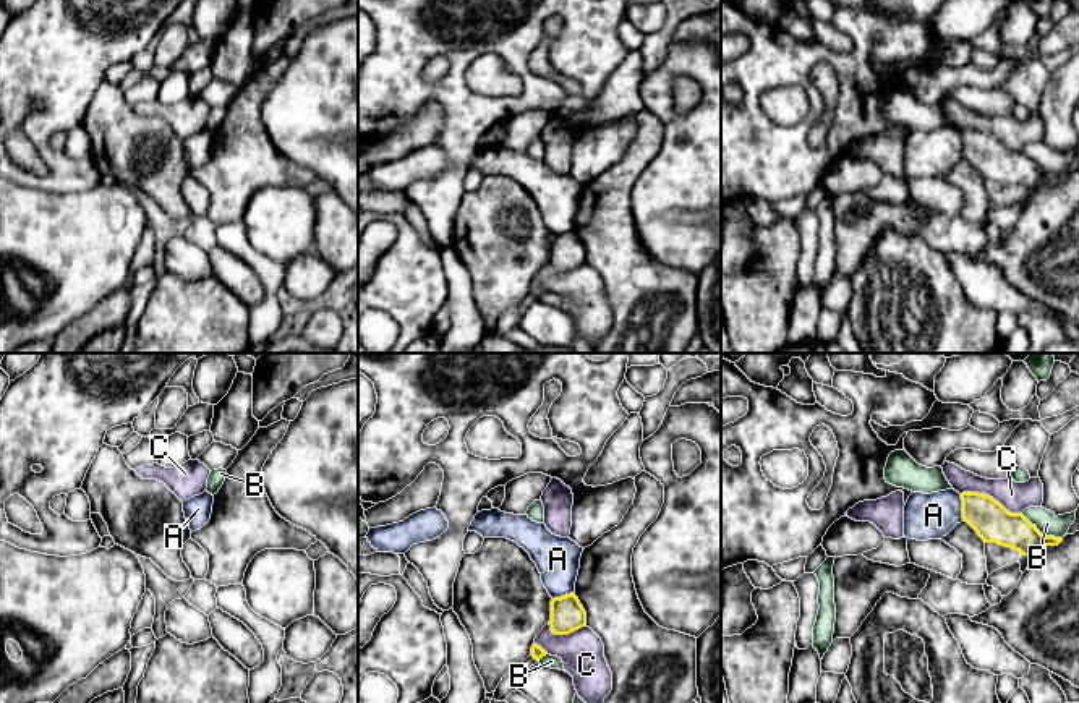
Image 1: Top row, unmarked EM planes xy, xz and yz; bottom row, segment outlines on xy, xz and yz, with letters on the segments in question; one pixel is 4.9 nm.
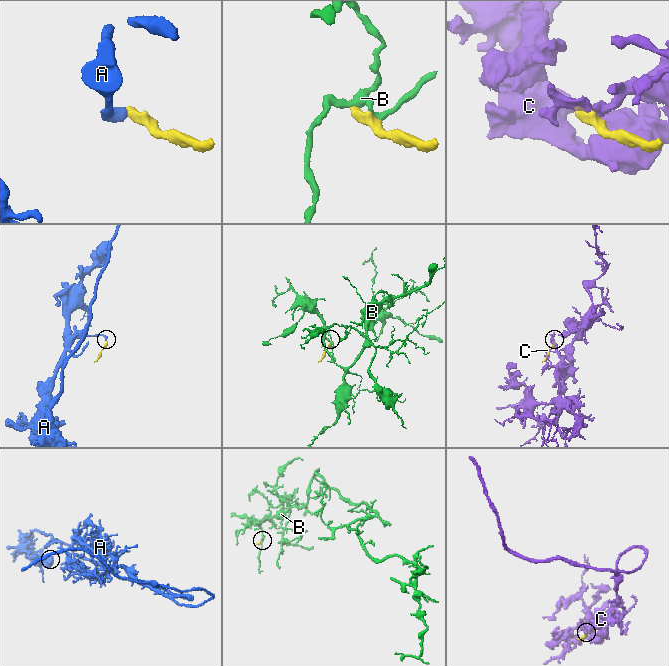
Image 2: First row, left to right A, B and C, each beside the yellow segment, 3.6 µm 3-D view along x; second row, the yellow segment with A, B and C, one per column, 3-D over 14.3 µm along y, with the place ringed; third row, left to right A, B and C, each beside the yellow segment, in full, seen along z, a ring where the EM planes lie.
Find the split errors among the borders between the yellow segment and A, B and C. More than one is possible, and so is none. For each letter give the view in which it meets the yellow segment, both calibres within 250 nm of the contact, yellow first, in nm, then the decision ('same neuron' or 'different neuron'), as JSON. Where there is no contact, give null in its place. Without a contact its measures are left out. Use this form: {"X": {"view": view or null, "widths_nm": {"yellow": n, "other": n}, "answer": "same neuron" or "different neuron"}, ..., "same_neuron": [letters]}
{"A": {"view": "yz", "widths_nm": {"yellow": 190, "other": 220}, "answer": "different neuron"}, "B": {"view": "yz", "widths_nm": {"yellow": 190, "other": 110}, "answer": "different neuron"}, "C": {"view": "yz", "widths_nm": {"yellow": 190, "other": 150}, "answer": "different neuron"}, "same_neuron": []}

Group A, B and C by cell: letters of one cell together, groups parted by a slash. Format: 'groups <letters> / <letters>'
groups A / B / C

